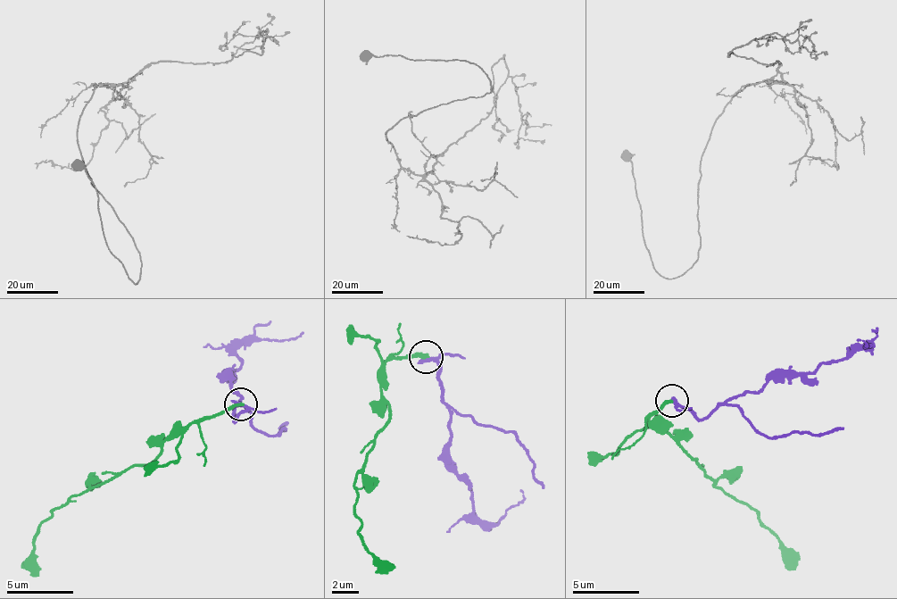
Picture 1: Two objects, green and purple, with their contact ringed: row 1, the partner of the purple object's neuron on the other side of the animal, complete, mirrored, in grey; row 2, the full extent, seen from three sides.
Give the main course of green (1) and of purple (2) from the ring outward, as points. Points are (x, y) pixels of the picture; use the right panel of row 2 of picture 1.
1: (672, 402), (649, 413), (652, 422), (665, 425), (716, 487), (743, 500), (754, 510), (778, 549), (796, 569)
2: (672, 402), (705, 418), (732, 398), (779, 381), (803, 378), (826, 361), (873, 346), (866, 347), (857, 337)

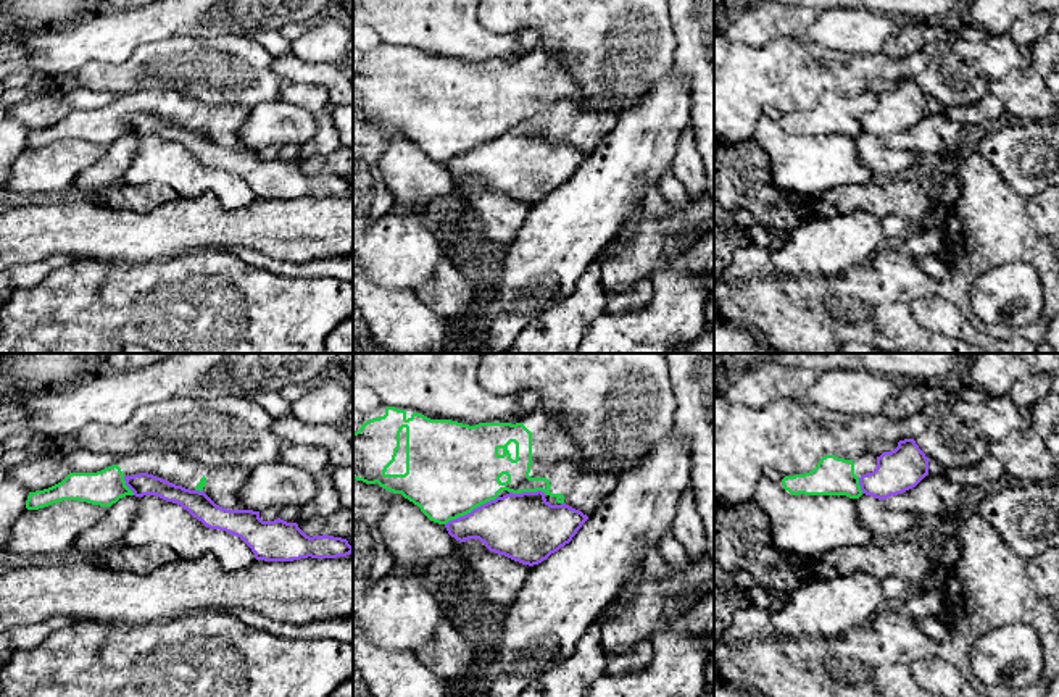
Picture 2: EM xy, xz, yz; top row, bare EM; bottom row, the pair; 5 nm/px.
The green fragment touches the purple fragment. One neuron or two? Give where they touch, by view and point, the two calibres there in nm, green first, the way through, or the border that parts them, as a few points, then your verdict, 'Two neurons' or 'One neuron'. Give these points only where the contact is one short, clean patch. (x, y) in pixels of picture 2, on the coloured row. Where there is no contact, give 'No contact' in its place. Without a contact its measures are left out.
Touches green at xz (471, 510). Thickness 460 nm (green) against 320 nm. Two neurons

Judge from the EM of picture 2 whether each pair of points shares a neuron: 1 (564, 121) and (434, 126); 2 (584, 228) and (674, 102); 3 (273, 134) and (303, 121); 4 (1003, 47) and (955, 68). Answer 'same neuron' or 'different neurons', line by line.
1: same neuron
2: same neuron
3: same neuron
4: same neuron

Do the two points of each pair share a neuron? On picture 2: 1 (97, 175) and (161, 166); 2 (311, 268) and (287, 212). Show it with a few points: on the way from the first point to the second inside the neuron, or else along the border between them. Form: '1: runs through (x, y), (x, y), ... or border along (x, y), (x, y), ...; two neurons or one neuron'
1: border along (137, 136), (137, 150), (123, 181); two neurons
2: border along (271, 255), (292, 262), (336, 258); two neurons

